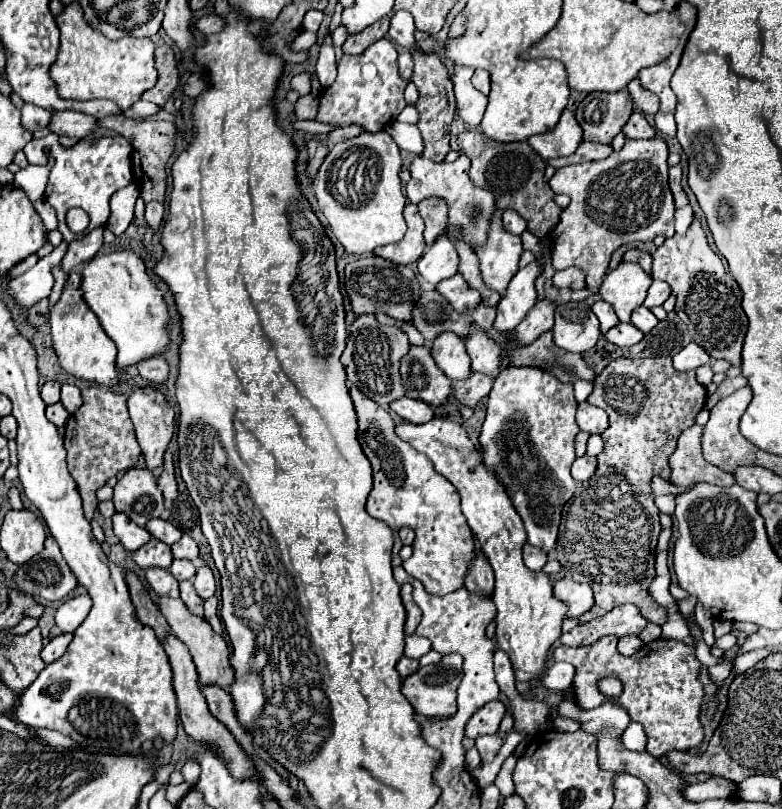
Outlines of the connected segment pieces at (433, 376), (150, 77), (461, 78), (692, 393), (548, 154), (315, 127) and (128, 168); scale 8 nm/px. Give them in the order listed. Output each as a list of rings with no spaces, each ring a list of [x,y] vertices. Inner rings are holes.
[[[410,345],[408,353],[400,359],[400,375],[408,397],[420,399],[432,407],[440,407],[448,401],[452,381],[436,367],[430,347]]]
[[[78,3],[64,7],[64,13],[56,17],[56,23],[60,27],[60,53],[58,61],[52,65],[52,77],[62,99],[110,99],[126,111],[144,91],[156,85],[158,71],[154,67],[154,43],[150,39],[106,39],[84,21],[84,11]]]
[[[454,67],[454,95],[456,95],[456,105],[458,105],[458,115],[460,119],[468,125],[468,127],[478,127],[486,105],[488,105],[488,97],[482,95],[480,91],[476,91],[470,83],[470,77],[474,73],[474,69],[460,69]]]
[[[622,357],[622,359],[614,359],[610,365],[604,367],[604,371],[602,371],[600,375],[596,375],[596,379],[594,379],[594,391],[590,393],[588,403],[592,403],[592,405],[596,405],[596,407],[602,407],[602,409],[608,413],[608,417],[610,417],[610,425],[608,425],[608,429],[602,433],[606,447],[604,447],[604,451],[598,455],[598,473],[594,473],[594,477],[590,477],[590,481],[582,483],[582,485],[576,489],[574,497],[564,505],[562,523],[560,523],[560,535],[558,535],[558,543],[556,543],[556,557],[558,557],[560,565],[562,565],[566,571],[570,571],[570,575],[572,575],[574,581],[578,581],[578,583],[588,583],[588,585],[592,587],[592,591],[594,591],[594,607],[592,607],[590,611],[586,611],[584,615],[580,615],[580,617],[578,617],[578,623],[588,623],[588,621],[592,621],[592,619],[596,619],[596,617],[602,617],[602,615],[606,615],[608,611],[612,611],[614,607],[624,605],[624,603],[636,605],[636,607],[640,609],[640,613],[642,613],[650,623],[662,625],[662,621],[666,621],[666,611],[664,611],[654,599],[650,599],[650,595],[648,595],[648,591],[646,591],[648,585],[650,585],[650,581],[654,579],[654,553],[656,553],[656,541],[658,541],[658,535],[660,535],[660,529],[662,529],[662,527],[660,527],[660,521],[658,521],[658,509],[656,509],[654,499],[652,499],[652,495],[650,495],[650,479],[652,479],[654,475],[660,475],[660,477],[664,477],[664,479],[670,477],[668,457],[670,457],[670,453],[674,453],[676,441],[678,441],[680,433],[682,433],[684,429],[688,429],[688,427],[694,425],[694,419],[696,419],[698,411],[704,407],[704,401],[706,401],[706,389],[696,381],[694,371],[686,371],[686,373],[676,371],[670,357],[648,357],[648,359],[624,359],[624,357]]]
[[[566,109],[558,121],[558,125],[552,131],[546,131],[542,135],[534,135],[528,139],[530,147],[542,157],[542,159],[554,159],[554,157],[566,157],[572,155],[578,145],[582,143],[582,129],[570,109]]]
[[[294,121],[292,127],[294,127],[296,131],[304,131],[304,133],[308,133],[308,135],[326,135],[328,131],[334,129],[334,127],[330,127],[330,125],[322,125],[322,123],[318,123],[318,121]]]
[[[50,133],[42,139],[32,139],[24,149],[28,163],[32,165],[46,165],[48,157],[54,157],[54,167],[48,177],[46,185],[46,201],[56,209],[58,213],[58,231],[62,233],[64,241],[76,241],[82,237],[82,233],[72,233],[66,225],[66,211],[70,207],[80,207],[90,215],[90,225],[84,231],[86,235],[96,229],[104,227],[110,215],[108,201],[114,191],[126,187],[132,183],[132,145],[128,139],[114,135],[114,137],[98,137],[98,139],[82,139],[72,147],[64,147],[58,141],[58,135]]]

